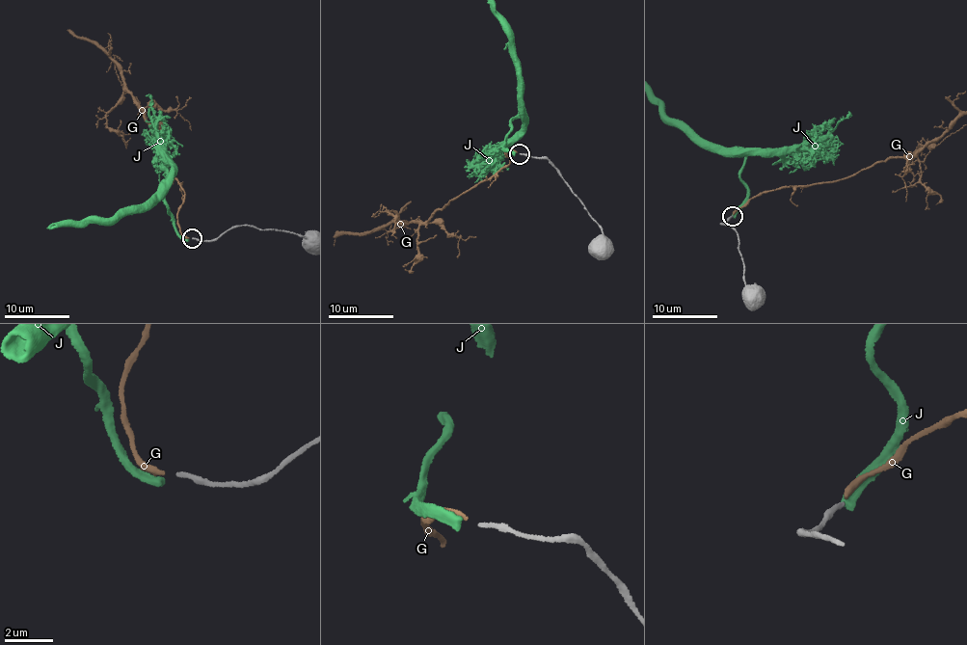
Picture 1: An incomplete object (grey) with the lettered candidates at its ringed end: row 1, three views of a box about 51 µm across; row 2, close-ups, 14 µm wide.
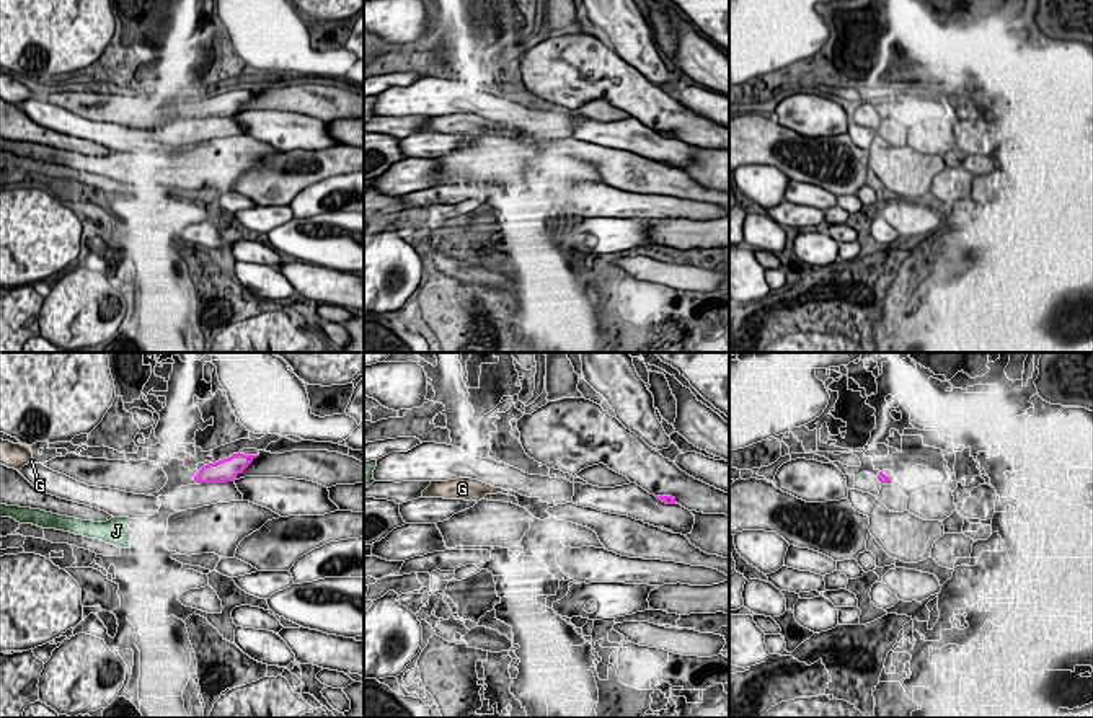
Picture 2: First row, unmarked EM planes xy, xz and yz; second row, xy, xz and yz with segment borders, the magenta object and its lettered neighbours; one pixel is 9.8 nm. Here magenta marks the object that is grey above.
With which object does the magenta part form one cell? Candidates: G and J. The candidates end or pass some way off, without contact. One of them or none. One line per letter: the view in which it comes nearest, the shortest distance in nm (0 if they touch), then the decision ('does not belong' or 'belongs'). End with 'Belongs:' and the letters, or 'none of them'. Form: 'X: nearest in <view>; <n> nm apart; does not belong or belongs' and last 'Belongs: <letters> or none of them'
G: nearest in xz; 1450 nm apart; belongs
J: nearest in xy; 700 nm apart; does not belong
Belongs: G

